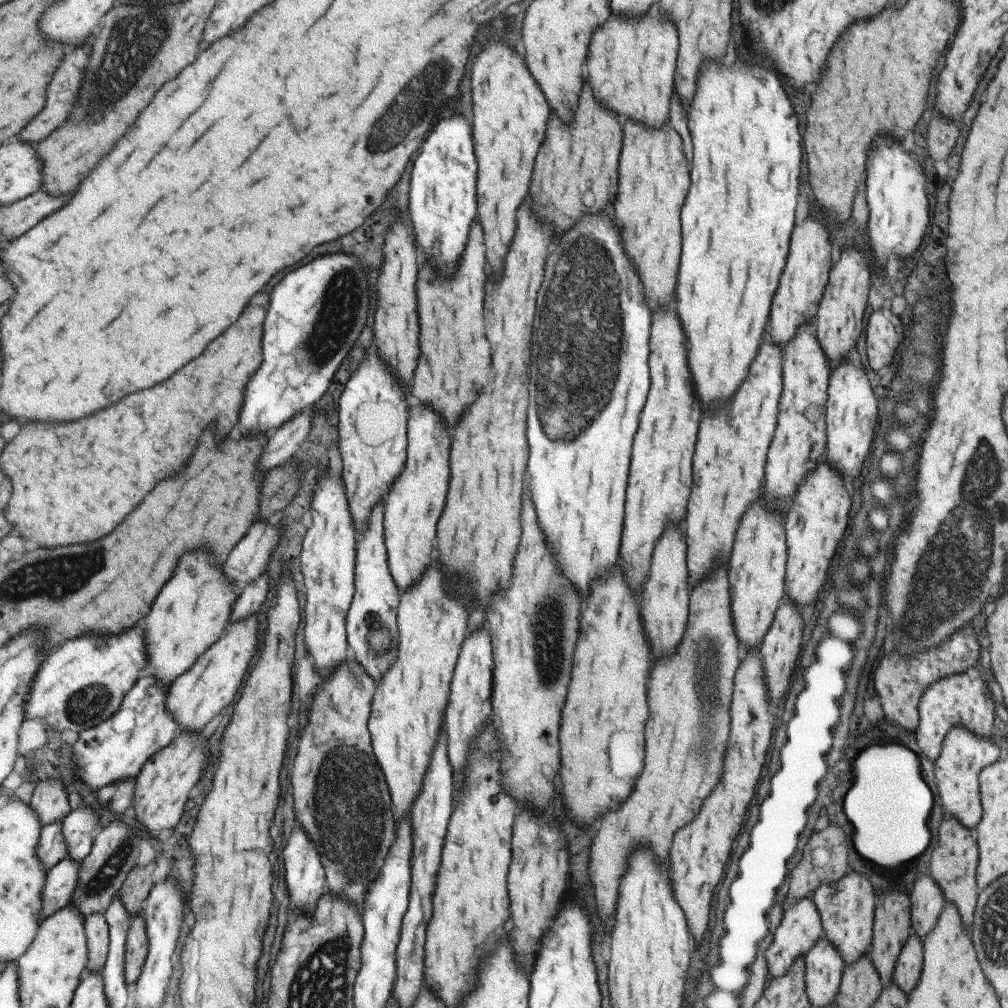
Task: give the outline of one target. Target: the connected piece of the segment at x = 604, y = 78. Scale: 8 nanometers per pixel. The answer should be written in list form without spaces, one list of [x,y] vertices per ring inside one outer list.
[[[611,13],[603,28],[591,36],[585,80],[601,108],[607,108],[613,114],[639,122],[643,126],[661,128],[669,118],[675,52],[675,28],[661,16],[653,18],[647,14],[641,19],[623,19]]]

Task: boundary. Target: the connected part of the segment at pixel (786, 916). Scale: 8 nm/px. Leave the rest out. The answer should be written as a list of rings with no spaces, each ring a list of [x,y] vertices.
[[[805,897],[800,901],[793,902],[793,904],[786,903],[785,911],[775,929],[772,941],[764,952],[769,979],[777,979],[783,976],[794,960],[800,957],[804,958],[805,954],[821,938],[823,938],[822,926],[812,900]]]

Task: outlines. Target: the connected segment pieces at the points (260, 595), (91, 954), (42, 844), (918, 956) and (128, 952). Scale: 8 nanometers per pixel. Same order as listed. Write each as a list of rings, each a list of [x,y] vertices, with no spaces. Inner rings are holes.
[[[265,570],[257,578],[251,580],[251,582],[246,582],[237,595],[231,620],[238,621],[241,618],[244,619],[247,616],[251,616],[251,614],[255,614],[259,604],[265,600],[267,588],[269,588],[269,577]]]
[[[102,914],[87,915],[83,920],[87,964],[85,975],[91,972],[102,972],[108,952],[108,930]]]
[[[61,820],[42,826],[39,830],[35,856],[46,871],[65,857],[65,842],[61,836]]]
[[[911,933],[906,943],[901,947],[894,971],[892,982],[905,995],[909,995],[915,988],[922,969],[922,943]]]
[[[140,913],[129,920],[127,935],[125,936],[125,955],[123,956],[123,978],[125,986],[137,980],[143,960],[147,954],[147,938],[145,924]]]

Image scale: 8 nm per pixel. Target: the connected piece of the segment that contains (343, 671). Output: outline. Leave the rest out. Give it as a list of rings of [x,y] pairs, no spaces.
[[[351,658],[340,664],[337,669],[327,678],[323,679],[321,684],[317,686],[312,704],[308,709],[308,718],[305,728],[301,730],[301,738],[297,744],[297,754],[295,754],[295,762],[293,762],[293,770],[291,770],[291,798],[293,798],[293,808],[295,808],[295,822],[301,826],[301,830],[307,834],[307,838],[313,842],[313,846],[317,848],[317,854],[320,856],[321,866],[324,870],[325,892],[331,896],[340,897],[343,901],[350,903],[357,909],[360,916],[360,910],[368,888],[377,877],[379,877],[380,868],[383,866],[383,858],[387,856],[389,844],[393,842],[393,815],[392,804],[387,792],[387,786],[383,782],[383,773],[378,765],[377,759],[373,754],[370,734],[368,733],[368,716],[370,713],[370,702],[374,693],[374,682],[371,677],[368,677],[362,669]]]

